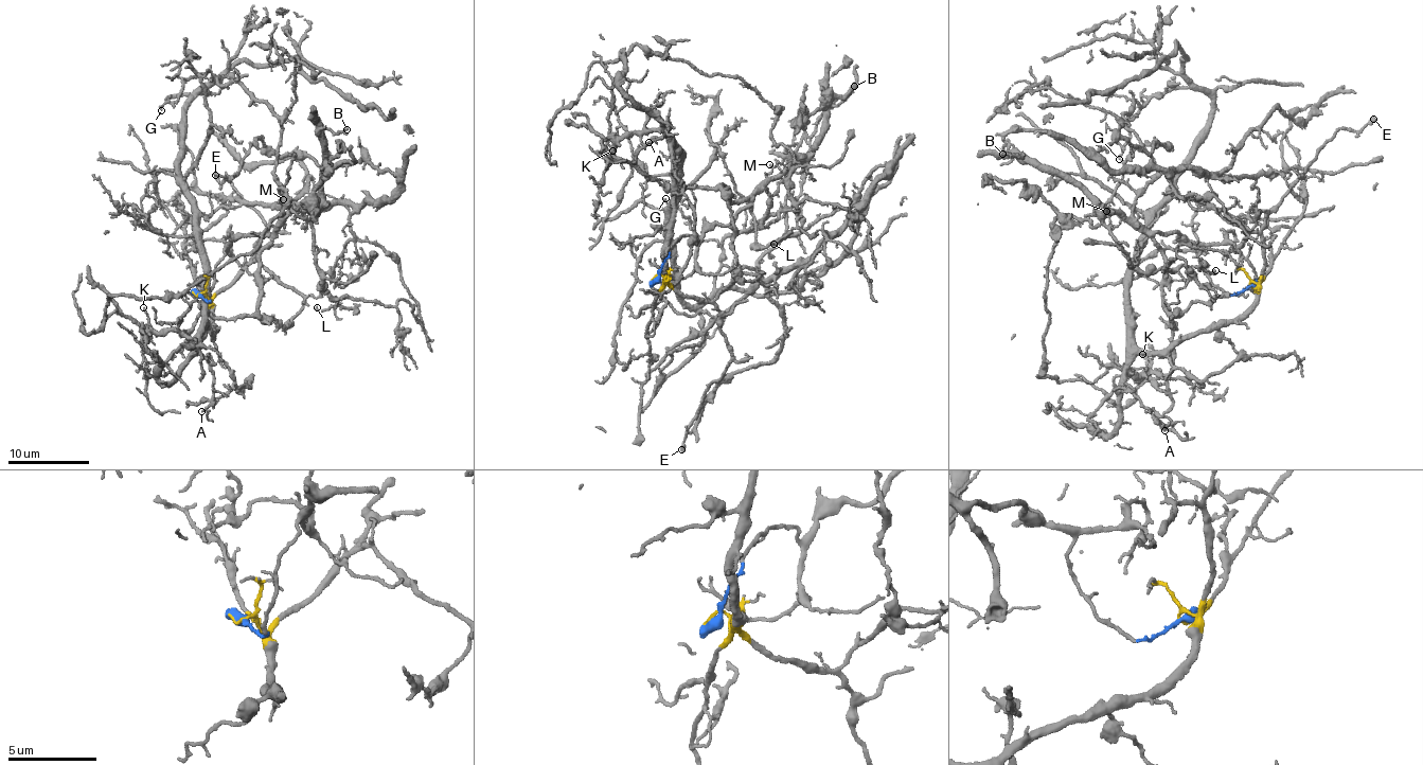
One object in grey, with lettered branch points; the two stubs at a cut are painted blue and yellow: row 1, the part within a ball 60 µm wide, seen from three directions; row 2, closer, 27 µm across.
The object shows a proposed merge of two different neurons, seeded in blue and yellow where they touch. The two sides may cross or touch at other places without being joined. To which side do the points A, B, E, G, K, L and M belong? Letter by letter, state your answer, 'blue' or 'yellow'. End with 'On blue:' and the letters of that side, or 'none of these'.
A: yellow
B: blue
E: yellow
G: yellow
K: yellow
L: blue
M: blue
On blue: B, L, M

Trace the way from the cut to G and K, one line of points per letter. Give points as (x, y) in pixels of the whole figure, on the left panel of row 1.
G: (195, 294), (208, 299), (211, 334), (201, 229), (178, 167), (190, 99), (217, 76), (183, 78), (161, 110)
K: (195, 294), (208, 299), (216, 328), (211, 334), (207, 327), (193, 336), (158, 332), (144, 307)

